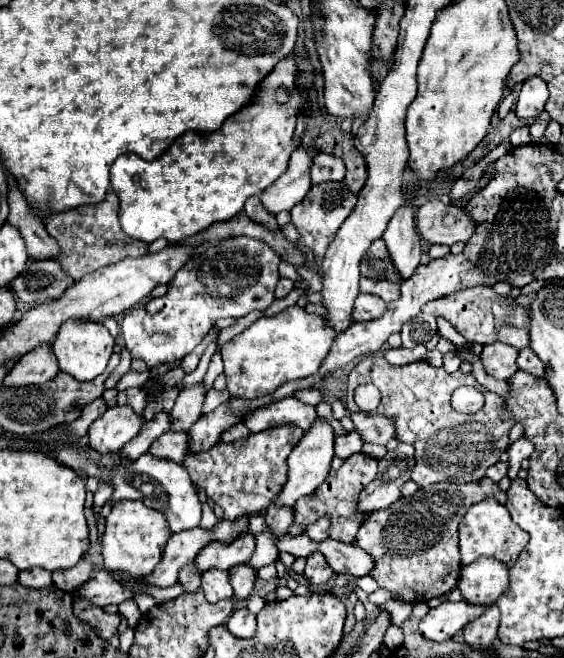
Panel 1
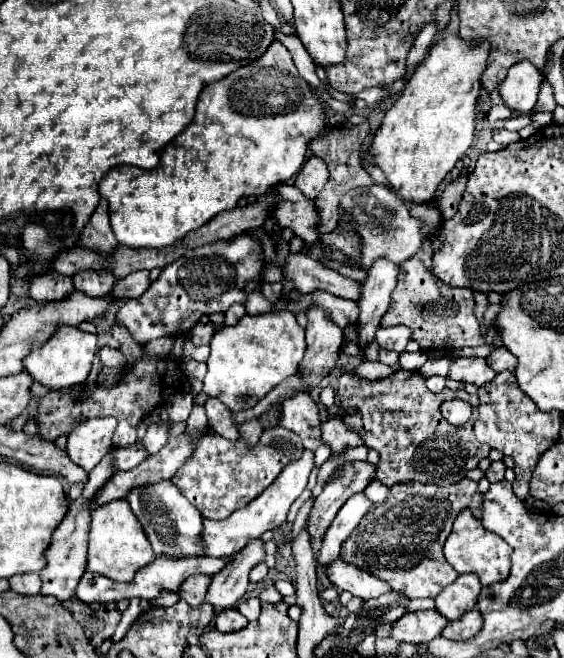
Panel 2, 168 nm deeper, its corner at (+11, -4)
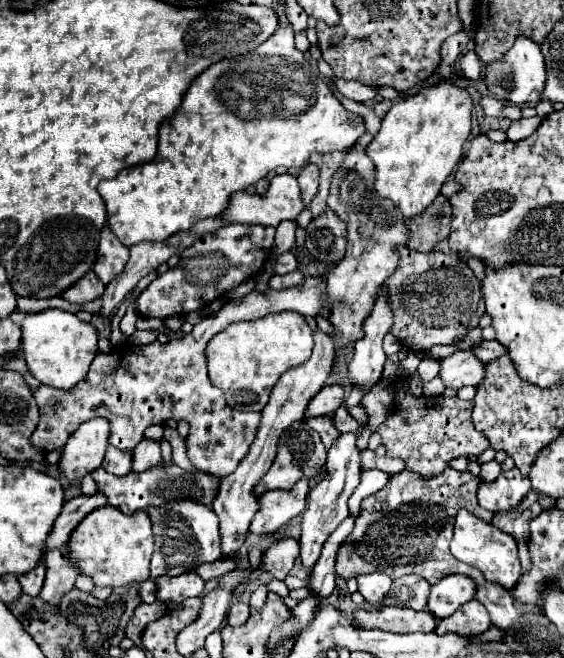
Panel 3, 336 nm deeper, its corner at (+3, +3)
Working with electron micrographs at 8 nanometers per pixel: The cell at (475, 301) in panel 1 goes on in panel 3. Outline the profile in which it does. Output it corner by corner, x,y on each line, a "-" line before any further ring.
400,246
398,254
398,268
384,282
394,316
390,332
412,352
422,352
436,344
452,344
454,338
470,326
472,314
480,302
480,282
458,254
422,254
406,246

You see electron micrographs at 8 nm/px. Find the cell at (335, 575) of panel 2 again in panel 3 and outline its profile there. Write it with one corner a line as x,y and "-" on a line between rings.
372,572
372,574
366,574
366,576
358,576
356,580
358,580
360,594
372,606
380,606
382,604
384,596
388,594
390,584
392,584
392,578
384,576
382,572

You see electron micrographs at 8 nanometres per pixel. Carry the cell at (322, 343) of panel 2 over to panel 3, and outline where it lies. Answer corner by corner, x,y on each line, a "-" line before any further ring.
322,330
314,332
314,352
310,356
308,362
304,362
300,368
294,368
292,372
286,372
280,378
280,384
276,384
276,388
272,390
270,402
264,406
262,410
262,424
258,428
256,440
250,446
250,452
244,456
244,460
240,460
238,468
222,478
220,482
220,492
218,498
214,500
214,514
220,518
220,538
222,538
222,558
232,556
234,552
240,550
240,546
244,544
246,536
248,536
248,526
254,518
254,514
260,510
258,504
258,496
254,494
254,486
256,482
270,470
274,458
276,458
276,450
278,450
278,440
280,434
294,422
302,420
306,414
308,404
312,402
312,398
322,390
326,378
332,374
334,370
334,362
336,362
336,352
332,348
332,338
328,334
324,334

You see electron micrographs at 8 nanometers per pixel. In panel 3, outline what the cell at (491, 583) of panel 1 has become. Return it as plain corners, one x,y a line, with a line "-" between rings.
452,574
432,586
426,610
436,620
442,620
452,612
456,612
456,608
460,608
462,604
472,600
474,594
476,594
476,584
468,576

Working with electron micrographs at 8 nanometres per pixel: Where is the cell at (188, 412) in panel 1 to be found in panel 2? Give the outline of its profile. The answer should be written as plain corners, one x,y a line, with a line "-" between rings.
158,421
158,423
152,423
148,427
148,433
146,433
146,437
140,443
150,453
156,453
156,451
160,451
166,445
168,437
170,437
170,421

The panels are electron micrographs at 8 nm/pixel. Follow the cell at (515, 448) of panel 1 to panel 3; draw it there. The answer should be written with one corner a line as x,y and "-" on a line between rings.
490,460
490,462
486,462
486,464
482,464
482,468
480,468
480,480
482,482
490,482
490,480
494,480
496,476
500,476
500,472
502,472
502,468
500,468
500,464
496,462
496,460

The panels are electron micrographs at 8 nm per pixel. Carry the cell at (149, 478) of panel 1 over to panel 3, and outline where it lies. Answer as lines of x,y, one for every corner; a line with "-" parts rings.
180,500
178,504
170,504
164,508
148,508
148,514
152,518
152,532
154,532
154,556
152,556
152,578
158,576
176,576
190,572
198,568
204,562
216,562
220,560
220,532
218,532
218,520
216,514
210,508
204,508
202,504
192,504
192,500

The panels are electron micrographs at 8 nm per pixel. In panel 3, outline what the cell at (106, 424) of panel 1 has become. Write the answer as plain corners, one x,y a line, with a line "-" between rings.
88,420
84,422
62,448
58,470
64,478
82,480
86,474
92,474
100,468
104,452
108,448
108,422
106,420

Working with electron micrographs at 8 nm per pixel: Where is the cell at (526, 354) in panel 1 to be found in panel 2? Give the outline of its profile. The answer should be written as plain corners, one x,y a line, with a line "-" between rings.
496,349
496,351
492,351
492,355
488,357
488,365
496,371
496,373
500,373
500,371
510,371
510,373
514,373
516,371
516,357
508,351
508,349

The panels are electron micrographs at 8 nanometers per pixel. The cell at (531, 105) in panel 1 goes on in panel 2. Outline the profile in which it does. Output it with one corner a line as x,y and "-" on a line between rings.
522,61
508,69
508,75
506,75
504,83
500,83
498,91
504,99
504,103
512,111
532,113
536,99
538,99
540,83
542,83
542,77
536,71
536,67
532,67
532,63
528,63
528,61

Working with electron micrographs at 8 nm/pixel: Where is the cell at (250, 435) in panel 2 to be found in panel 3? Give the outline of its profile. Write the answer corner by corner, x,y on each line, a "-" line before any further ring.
306,276
304,288
250,292
242,298
226,302
218,312
202,318
192,332
178,340
160,344
158,340
146,346
120,344
108,354
98,352
86,378
70,390
58,390
40,384
34,390
34,398
40,408
40,424
32,434
32,442
44,452
60,450
70,434
90,418
106,418
110,422
108,444
120,450
132,450
144,438
144,430
152,424
166,424
170,420
188,422
188,458
194,468
214,474
228,476
236,470
236,464
248,454
248,448
260,426
260,412
236,412
228,408
224,394
214,388
206,374
204,348
212,336
222,332
226,326
240,320
256,320
262,316
294,310
302,316
318,316
320,308
328,306
326,284
322,278

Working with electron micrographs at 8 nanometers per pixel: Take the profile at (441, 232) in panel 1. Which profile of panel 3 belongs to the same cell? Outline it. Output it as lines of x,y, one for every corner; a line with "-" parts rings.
364,134
344,156
340,168
332,174
328,194
328,206
348,226
346,256
338,264
334,264
326,276
328,296
332,302
328,320
334,326
334,332
330,336
334,338
336,354
364,336
362,324
374,308
376,292
382,282
396,270
396,244
408,242
404,216
400,216
400,212
396,212
396,208
392,208
388,200
380,200
380,196
376,196
376,190
372,188
374,164
372,160
368,160
368,156
364,156
364,148
370,140
372,134

